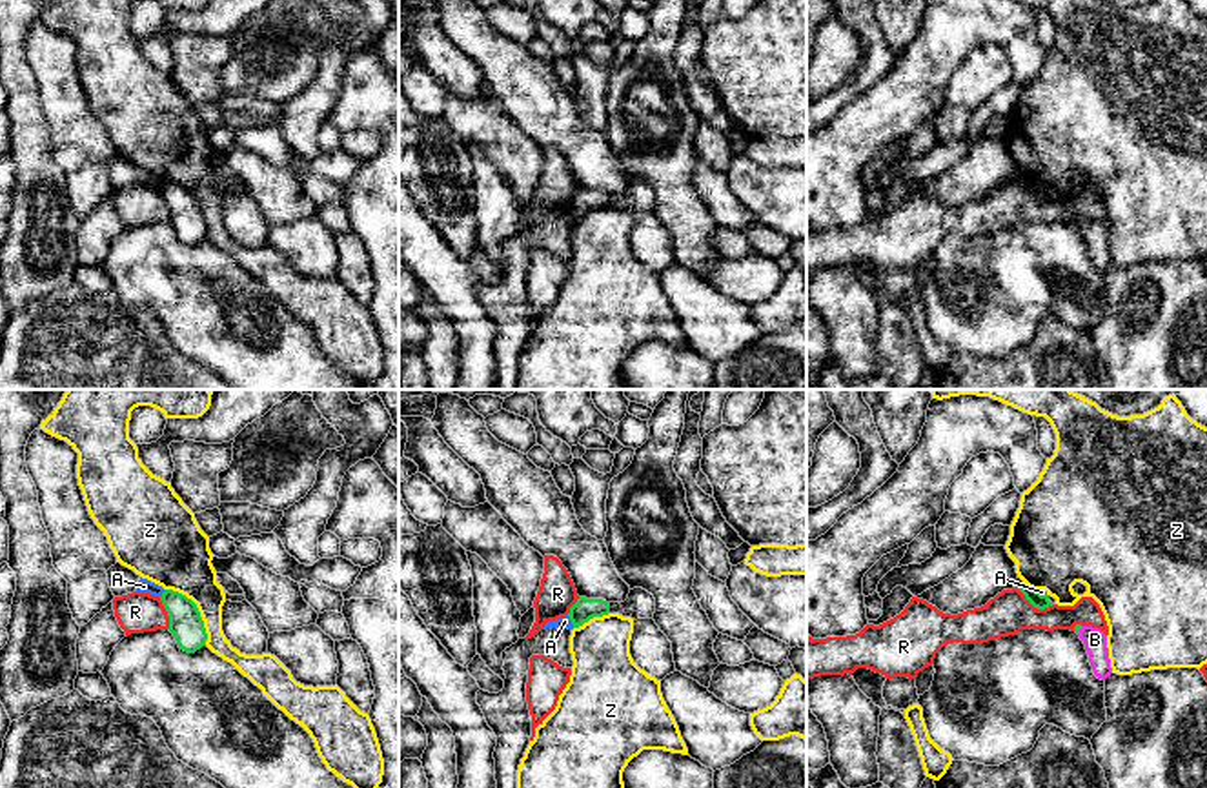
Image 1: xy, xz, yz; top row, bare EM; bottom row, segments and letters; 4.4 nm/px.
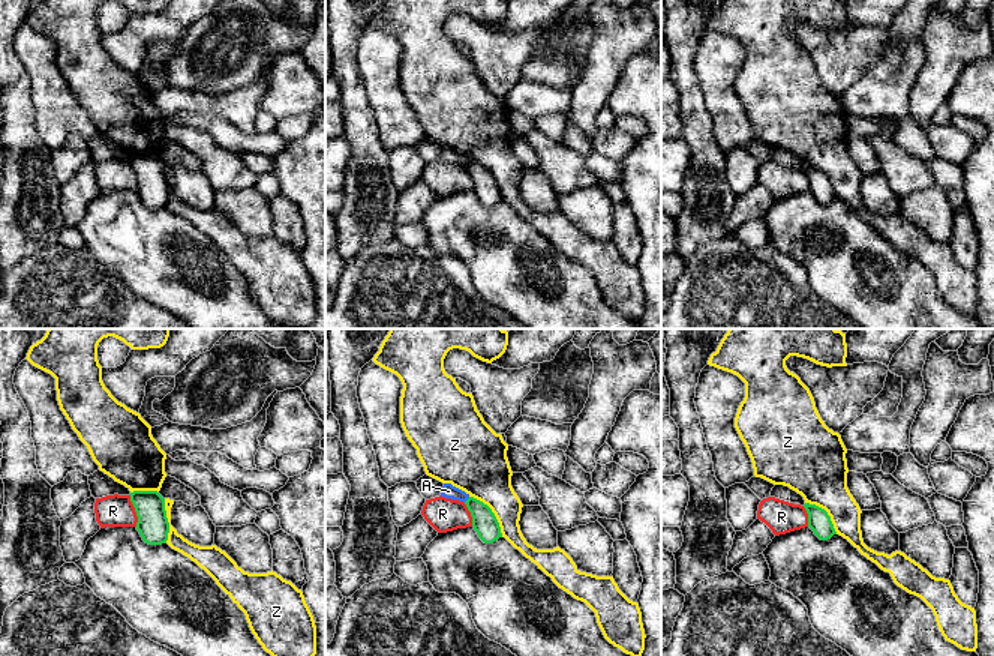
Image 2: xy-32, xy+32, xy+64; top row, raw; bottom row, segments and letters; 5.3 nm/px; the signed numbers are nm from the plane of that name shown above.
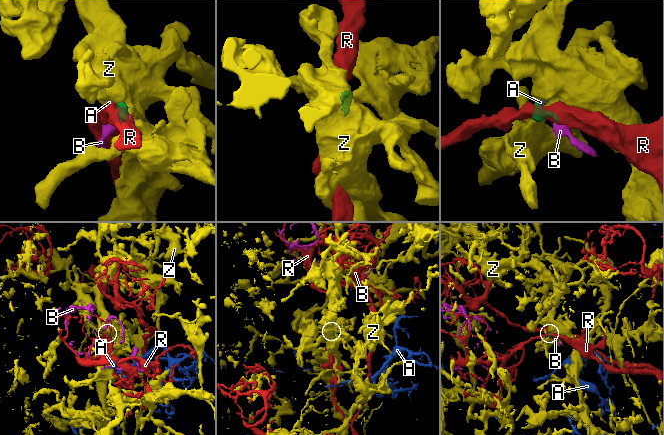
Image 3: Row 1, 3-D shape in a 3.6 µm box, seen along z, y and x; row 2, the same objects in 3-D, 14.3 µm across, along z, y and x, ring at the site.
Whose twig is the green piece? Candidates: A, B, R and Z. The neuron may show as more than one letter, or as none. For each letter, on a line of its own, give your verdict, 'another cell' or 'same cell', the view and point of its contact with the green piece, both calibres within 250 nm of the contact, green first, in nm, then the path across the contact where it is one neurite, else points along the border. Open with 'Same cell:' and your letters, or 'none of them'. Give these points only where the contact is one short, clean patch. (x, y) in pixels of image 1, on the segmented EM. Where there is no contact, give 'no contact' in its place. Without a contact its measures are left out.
Same cell: B
A: another cell | xz (570, 619) | 100/50 nm | along xz (567, 616), (574, 626)
B: same cell | yz (1080, 628) | 30/100 nm | across yz (1078, 626), (1080, 628), (1095, 639)
R: another cell | yz (1034, 606) | 70/190 nm | along yz (1016, 588), (1038, 608), (1053, 605)
Z: another cell | xy (197, 610) | 150/300 nm

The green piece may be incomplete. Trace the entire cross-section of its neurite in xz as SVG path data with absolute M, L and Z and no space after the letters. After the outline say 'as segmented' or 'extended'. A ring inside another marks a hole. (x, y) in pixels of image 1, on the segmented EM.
M579 597L577 602L570 608L570 621L573 624L573 628L583 626L584 622L588 622L593 617L603 617L610 613L610 602L603 601L603 599L586 599L586 597Z | as segmented

